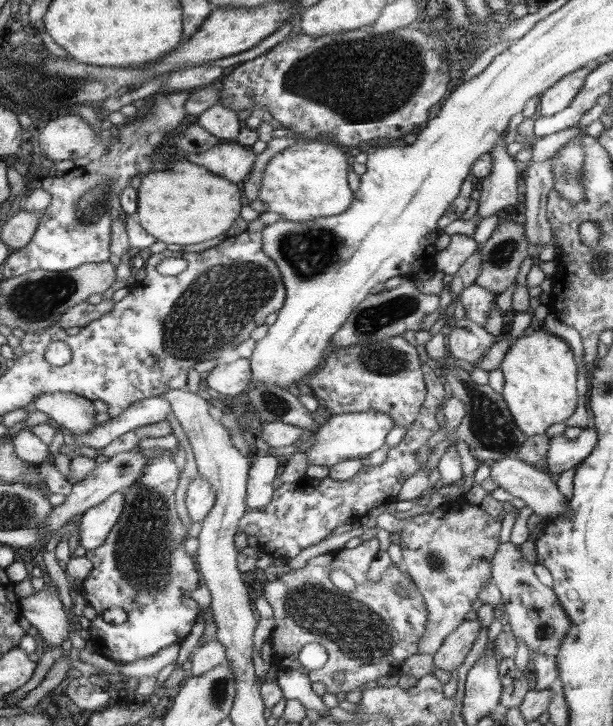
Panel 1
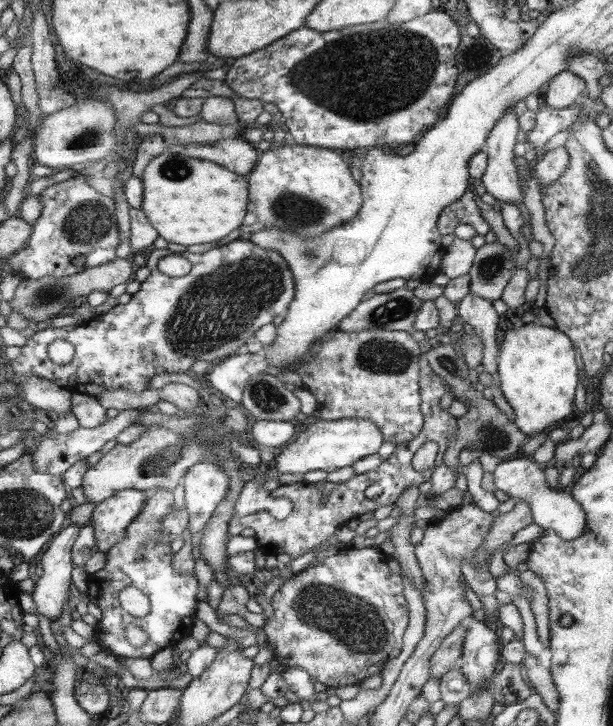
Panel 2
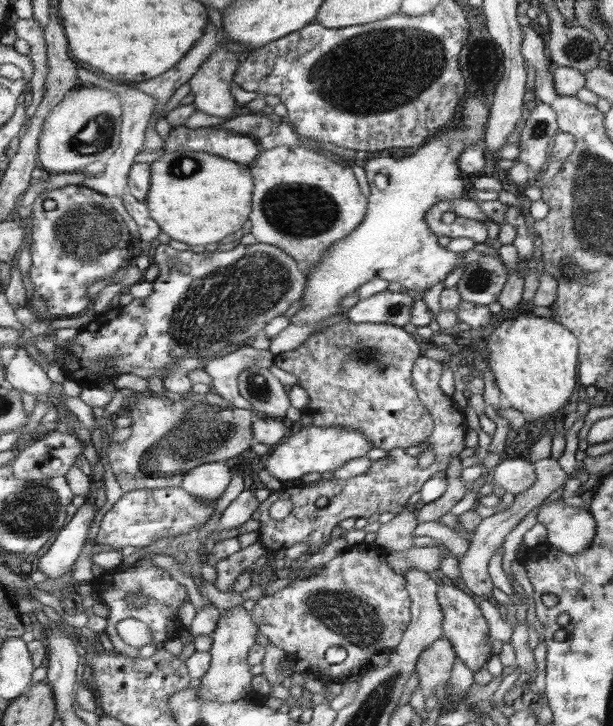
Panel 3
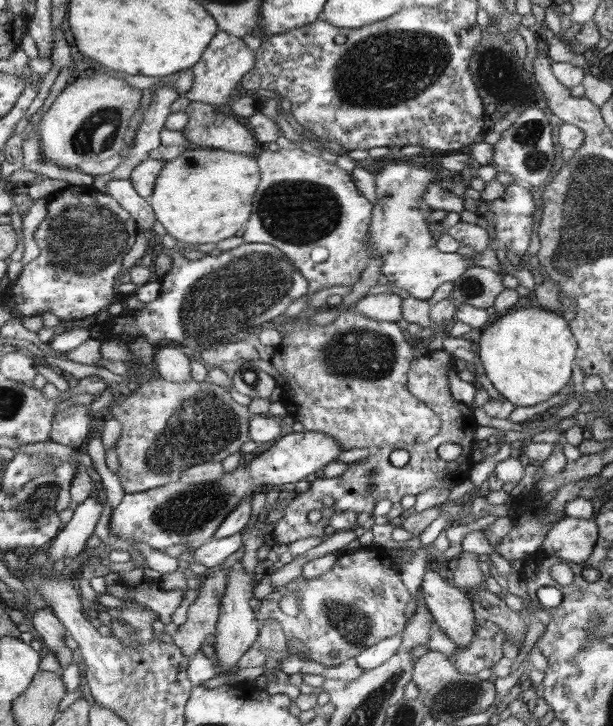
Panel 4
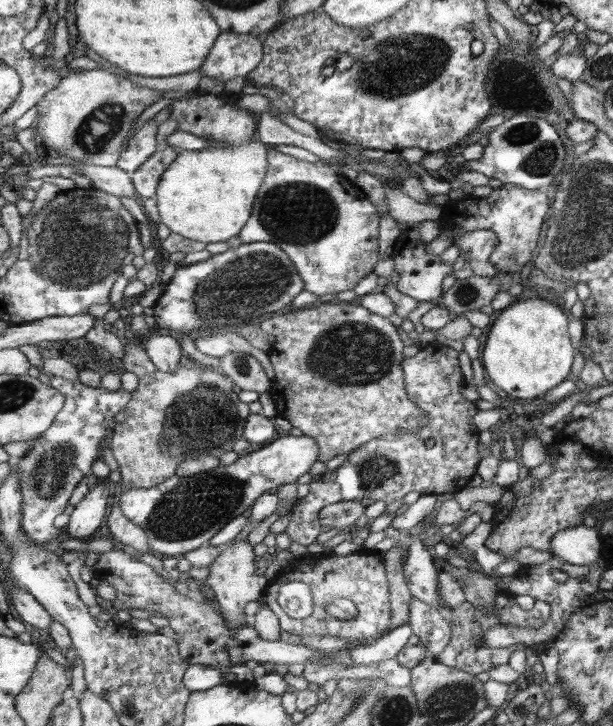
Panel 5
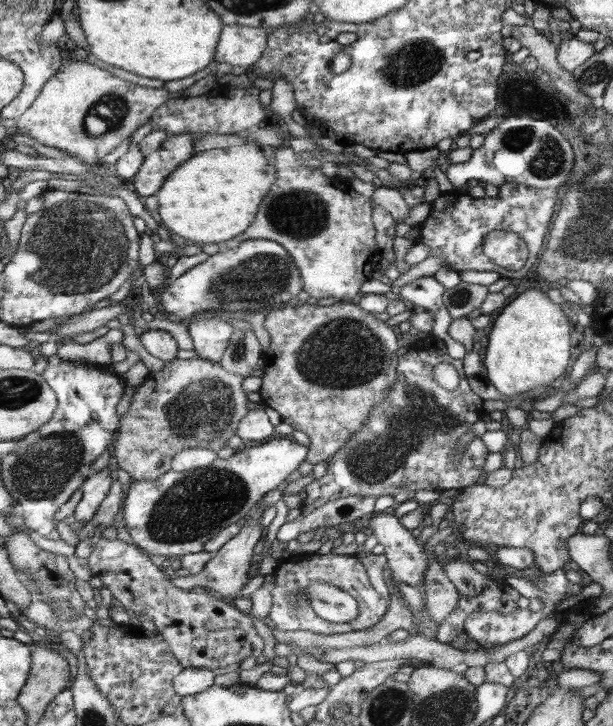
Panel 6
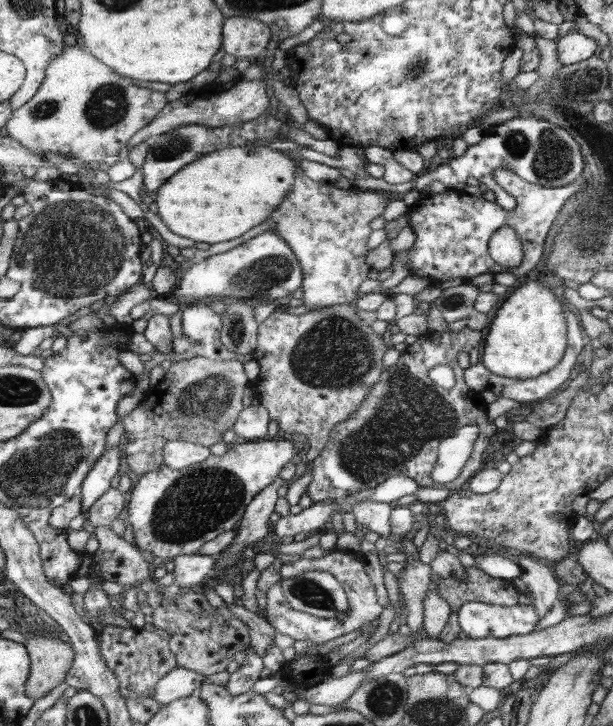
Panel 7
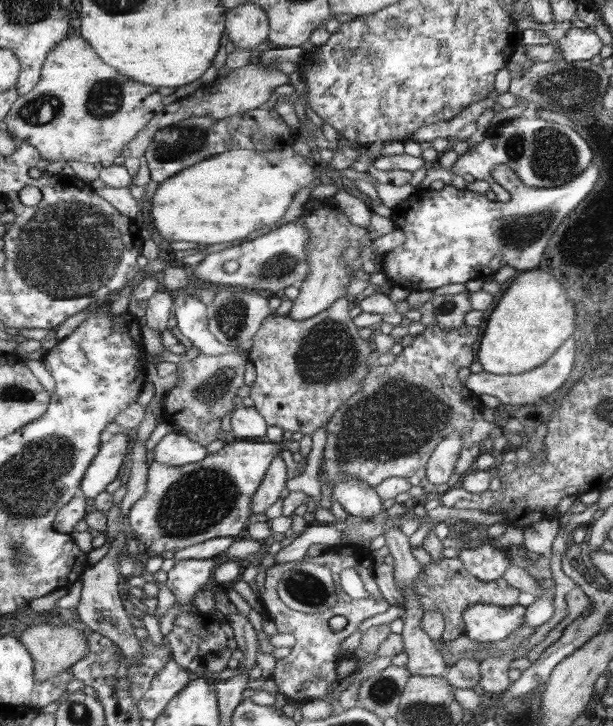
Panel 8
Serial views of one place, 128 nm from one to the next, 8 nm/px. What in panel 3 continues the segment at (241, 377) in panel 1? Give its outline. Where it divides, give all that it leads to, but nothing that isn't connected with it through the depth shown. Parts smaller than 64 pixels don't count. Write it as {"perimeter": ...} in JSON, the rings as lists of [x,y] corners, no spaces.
{"perimeter":[[[250,345],[236,349],[227,355],[205,360],[203,369],[212,378],[210,388],[224,400],[228,400],[231,406],[240,409],[252,409],[250,401],[246,400],[238,388],[238,375],[244,369],[253,367],[270,368],[274,364],[275,354],[267,350],[260,350]]]}

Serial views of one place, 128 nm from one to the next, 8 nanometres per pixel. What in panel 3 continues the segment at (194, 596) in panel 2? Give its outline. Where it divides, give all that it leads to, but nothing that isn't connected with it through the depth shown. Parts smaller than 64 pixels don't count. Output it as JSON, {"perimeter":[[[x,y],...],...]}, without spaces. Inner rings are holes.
{"perimeter":[[[140,559],[123,571],[116,569],[112,571],[105,570],[97,578],[97,585],[93,586],[93,588],[93,592],[96,592],[100,596],[101,602],[106,604],[110,609],[110,613],[106,618],[107,628],[105,632],[109,635],[115,650],[119,653],[126,653],[131,657],[148,658],[157,651],[156,644],[160,644],[160,642],[164,643],[172,638],[178,638],[183,630],[186,629],[179,618],[178,612],[182,612],[183,604],[186,604],[186,600],[190,600],[190,592],[188,592],[186,586],[178,584],[178,580],[174,580],[174,578],[169,576],[169,573],[159,568],[158,564],[151,564]],[[130,592],[146,596],[148,602],[140,605],[140,607],[130,607],[130,603],[126,603],[126,596]],[[125,618],[140,620],[140,622],[144,622],[148,626],[150,632],[153,634],[150,644],[136,648],[122,640],[122,637],[117,633],[116,625],[118,621]]]}

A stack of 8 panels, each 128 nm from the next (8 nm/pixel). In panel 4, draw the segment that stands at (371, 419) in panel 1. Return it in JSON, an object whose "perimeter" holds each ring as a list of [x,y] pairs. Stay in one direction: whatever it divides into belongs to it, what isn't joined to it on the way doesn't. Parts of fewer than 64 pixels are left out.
{"perimeter":[[[293,432],[286,434],[283,438],[278,439],[268,451],[256,456],[250,460],[248,466],[236,468],[232,472],[224,472],[217,480],[213,482],[202,482],[201,484],[186,484],[179,479],[177,482],[166,484],[165,486],[154,488],[150,491],[136,492],[134,494],[125,494],[121,504],[112,510],[108,527],[110,532],[118,538],[132,542],[132,539],[146,541],[151,548],[158,551],[166,550],[176,544],[184,544],[188,550],[202,547],[202,544],[215,536],[215,532],[226,516],[230,515],[234,509],[238,508],[244,501],[244,498],[252,496],[258,486],[294,486],[301,480],[306,479],[312,473],[324,469],[328,463],[336,461],[344,450],[335,444],[333,439],[320,432]]]}

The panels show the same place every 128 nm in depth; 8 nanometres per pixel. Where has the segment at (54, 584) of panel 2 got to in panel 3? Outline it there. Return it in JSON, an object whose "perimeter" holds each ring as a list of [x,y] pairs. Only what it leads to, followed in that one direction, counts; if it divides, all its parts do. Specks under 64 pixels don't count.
{"perimeter":[[[82,504],[71,516],[70,522],[57,532],[53,547],[45,556],[36,560],[37,570],[48,575],[48,578],[58,579],[72,569],[90,532],[90,524],[96,516],[96,508],[92,504]]]}

